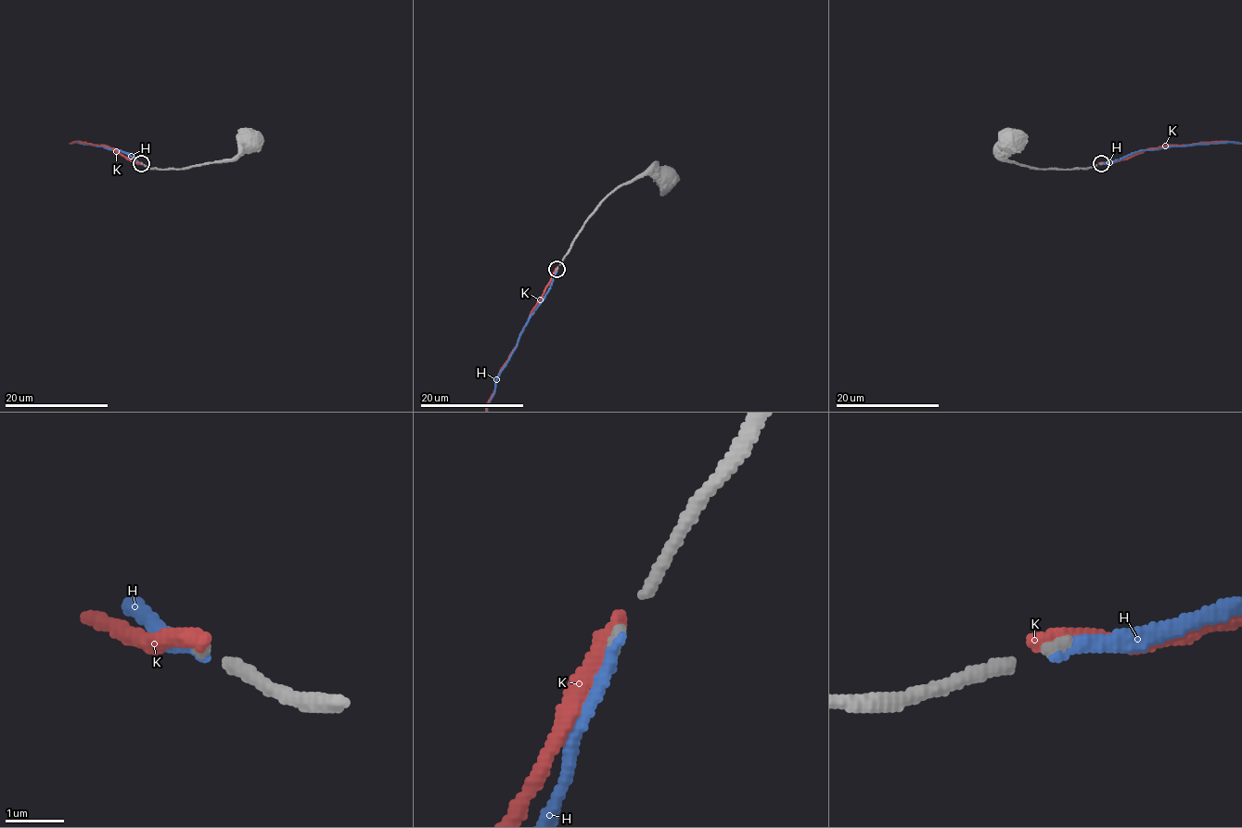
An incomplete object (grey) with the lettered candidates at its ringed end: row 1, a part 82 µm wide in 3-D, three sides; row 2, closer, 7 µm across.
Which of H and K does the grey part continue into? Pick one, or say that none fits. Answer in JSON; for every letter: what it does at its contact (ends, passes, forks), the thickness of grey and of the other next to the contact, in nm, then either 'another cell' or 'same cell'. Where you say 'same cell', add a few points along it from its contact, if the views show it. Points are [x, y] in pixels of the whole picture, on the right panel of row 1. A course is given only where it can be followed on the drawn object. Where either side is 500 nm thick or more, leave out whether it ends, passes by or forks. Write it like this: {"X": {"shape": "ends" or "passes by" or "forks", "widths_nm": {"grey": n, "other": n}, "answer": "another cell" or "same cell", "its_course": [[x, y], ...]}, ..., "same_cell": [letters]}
{"H": {"shape": "ends", "widths_nm": {"grey": 160, "other": 240}, "answer": "same cell"}, "K": {"shape": "ends", "widths_nm": {"grey": 160, "other": 360}, "answer": "another cell"}, "same_cell": ["H"]}

